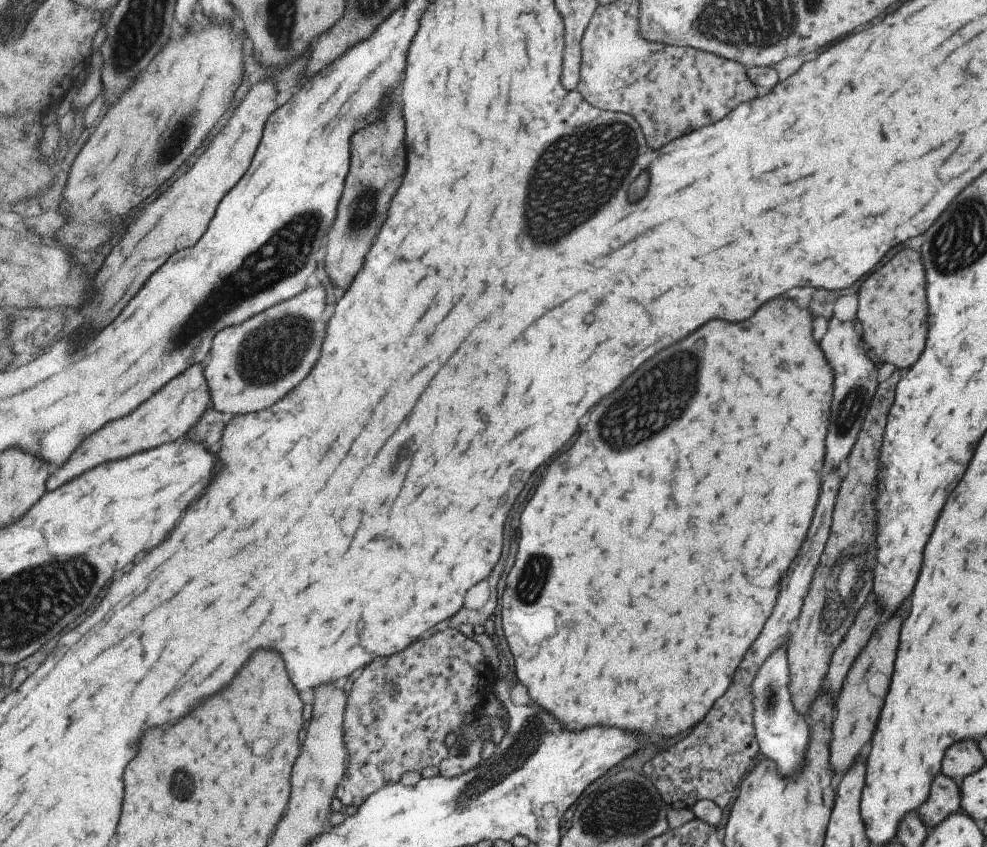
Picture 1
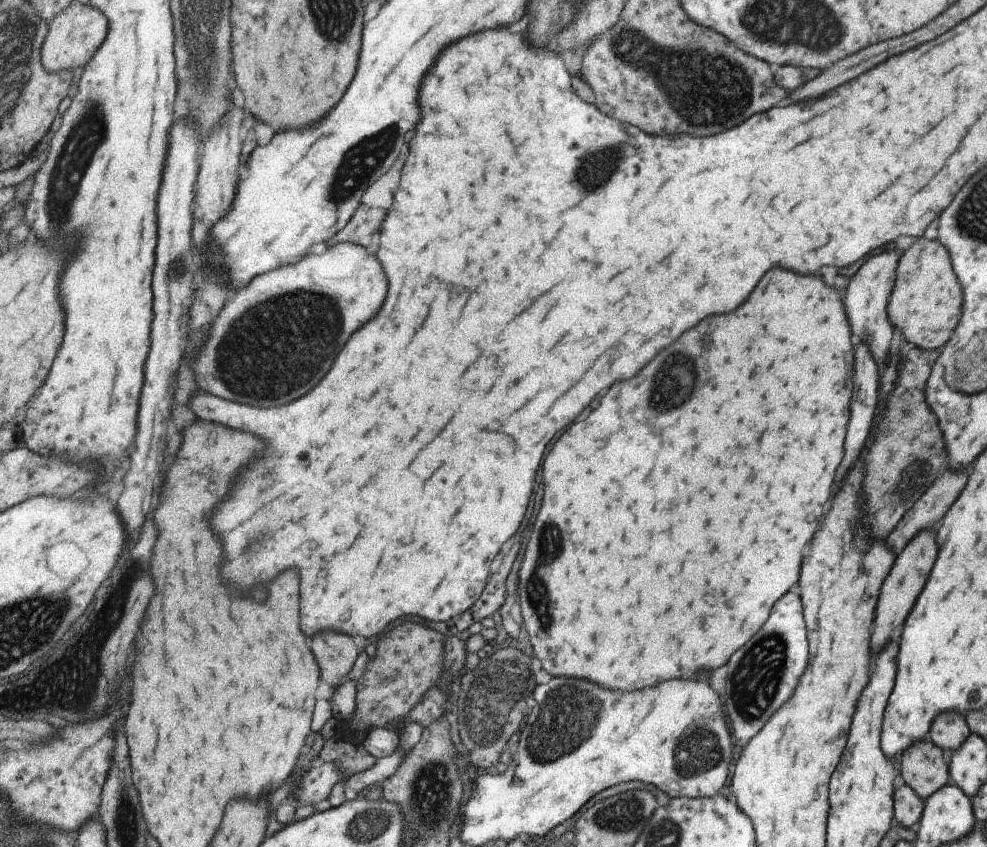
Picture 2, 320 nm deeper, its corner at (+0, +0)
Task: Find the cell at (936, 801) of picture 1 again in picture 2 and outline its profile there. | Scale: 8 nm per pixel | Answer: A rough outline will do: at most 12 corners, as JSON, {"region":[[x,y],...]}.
{"region":[[927,737],[901,754],[899,782],[923,801],[949,782]]}

